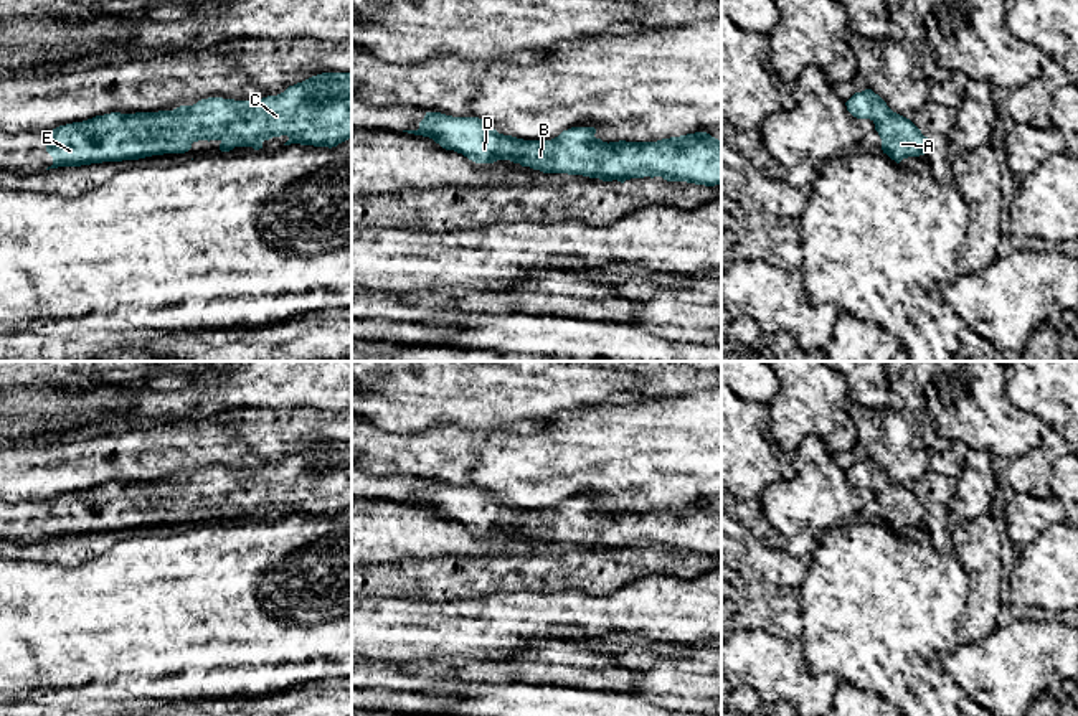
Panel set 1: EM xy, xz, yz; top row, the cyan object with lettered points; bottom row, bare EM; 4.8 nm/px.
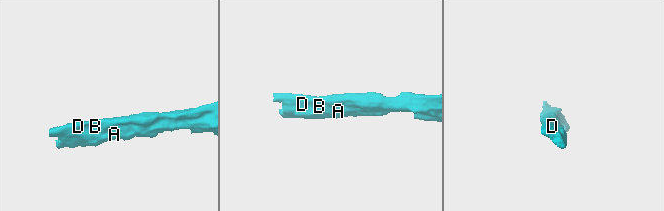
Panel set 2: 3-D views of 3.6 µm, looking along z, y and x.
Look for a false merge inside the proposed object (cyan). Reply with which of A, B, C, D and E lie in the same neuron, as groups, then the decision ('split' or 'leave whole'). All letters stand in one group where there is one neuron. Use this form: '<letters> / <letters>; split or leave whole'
A B C D E; leave whole

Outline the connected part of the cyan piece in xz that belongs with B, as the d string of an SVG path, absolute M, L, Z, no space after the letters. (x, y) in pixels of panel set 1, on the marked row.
M426 112L418 130L403 132L429 137L442 148L462 153L475 163L510 160L543 173L583 175L603 181L617 180L621 183L631 178L662 177L667 181L687 181L705 186L721 185L721 140L707 132L657 142L619 140L608 144L594 137L594 127L571 127L551 140L523 140L499 134L479 117L452 117L441 112Z

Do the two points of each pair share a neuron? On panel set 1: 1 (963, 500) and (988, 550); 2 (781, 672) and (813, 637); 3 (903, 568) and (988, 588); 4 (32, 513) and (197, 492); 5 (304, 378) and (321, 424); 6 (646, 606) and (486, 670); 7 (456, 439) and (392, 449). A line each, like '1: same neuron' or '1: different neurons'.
1: different neurons
2: different neurons
3: different neurons
4: same neuron
5: different neurons
6: different neurons
7: same neuron

